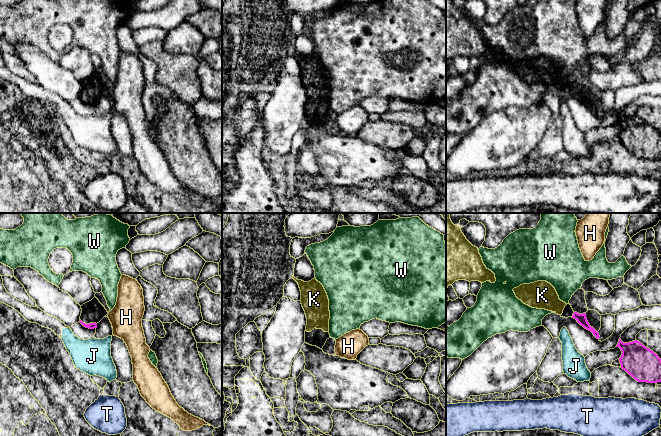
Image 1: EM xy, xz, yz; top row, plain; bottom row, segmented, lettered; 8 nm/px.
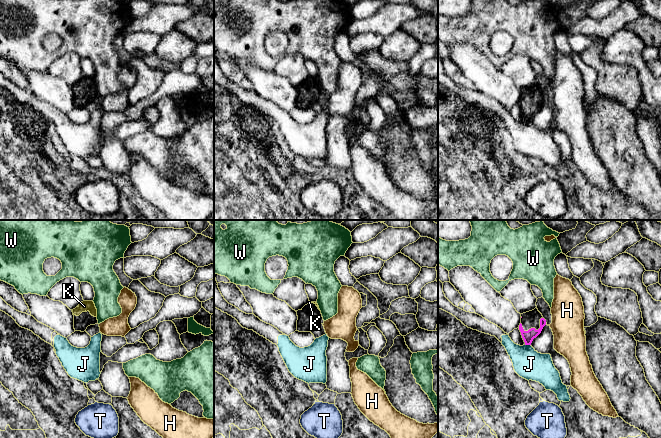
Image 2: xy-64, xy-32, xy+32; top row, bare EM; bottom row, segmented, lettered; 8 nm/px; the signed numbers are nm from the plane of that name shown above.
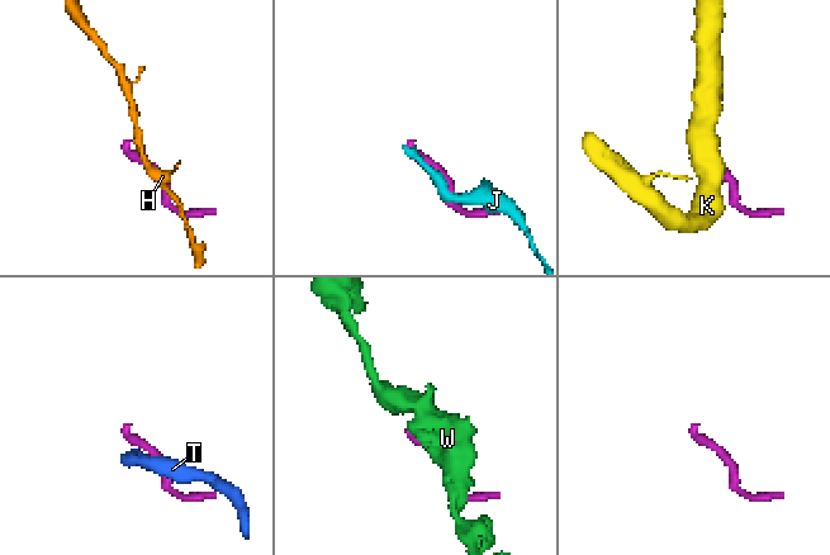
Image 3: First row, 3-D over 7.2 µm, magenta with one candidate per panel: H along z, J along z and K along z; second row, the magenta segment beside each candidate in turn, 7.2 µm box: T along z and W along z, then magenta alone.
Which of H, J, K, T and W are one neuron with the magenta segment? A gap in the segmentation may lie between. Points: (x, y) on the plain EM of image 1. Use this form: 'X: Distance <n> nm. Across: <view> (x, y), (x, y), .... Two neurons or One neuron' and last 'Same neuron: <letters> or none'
H: Distance 110 nm. Across: xy (96, 100), (108, 93). Two neurons
J: Distance 80 nm. Across: xy (92, 104), (92, 114). Two neurons
K: Distance 90 nm. Across: yz (573, 89), (563, 85). One neuron
T: Distance 140 nm. Across: yz (638, 157), (635, 174). Two neurons
W: Distance 90 nm. Across: yz (574, 88), (568, 79). Two neurons
Same neuron: K

